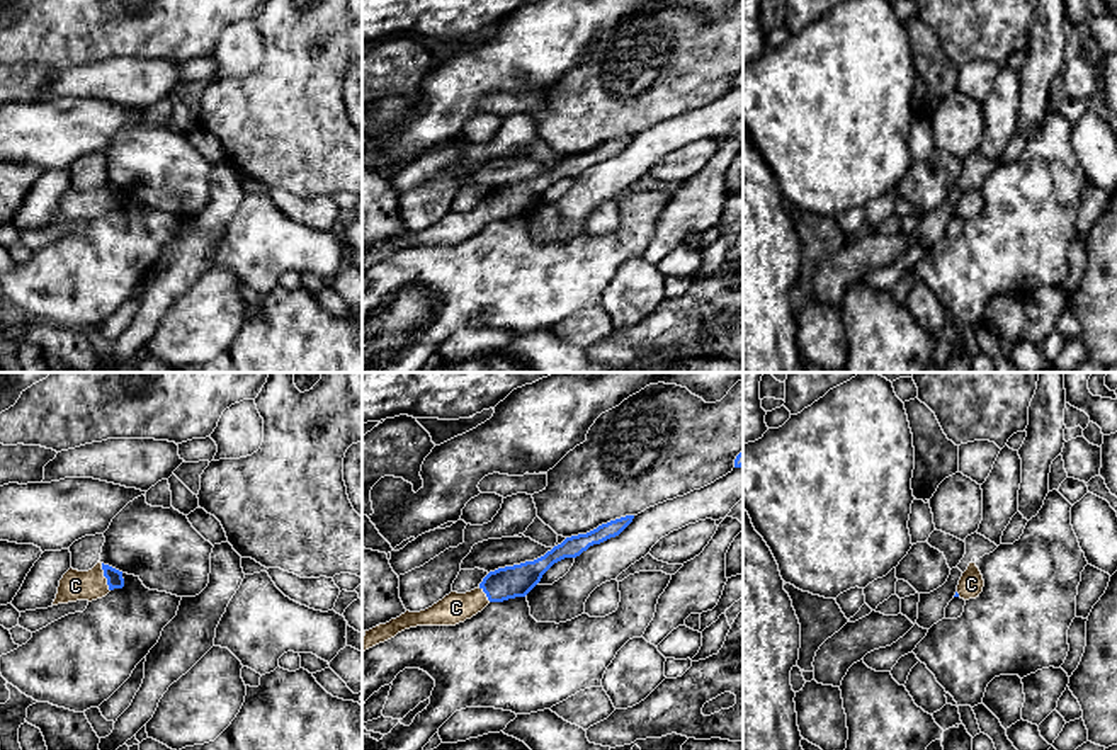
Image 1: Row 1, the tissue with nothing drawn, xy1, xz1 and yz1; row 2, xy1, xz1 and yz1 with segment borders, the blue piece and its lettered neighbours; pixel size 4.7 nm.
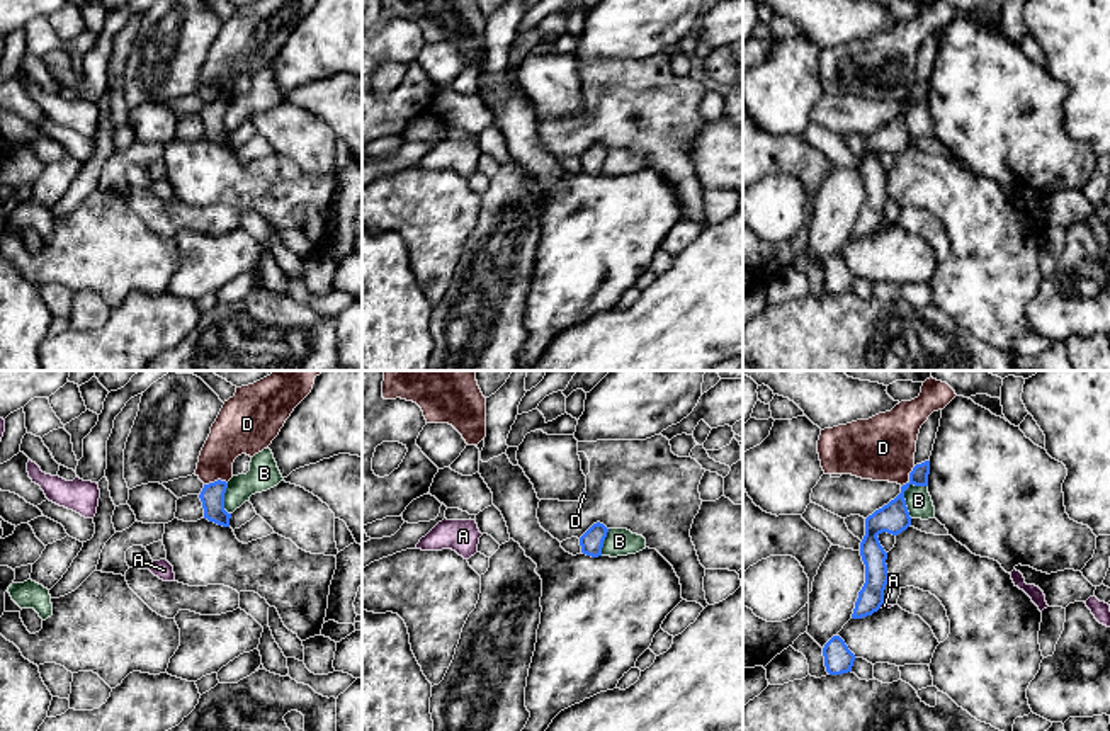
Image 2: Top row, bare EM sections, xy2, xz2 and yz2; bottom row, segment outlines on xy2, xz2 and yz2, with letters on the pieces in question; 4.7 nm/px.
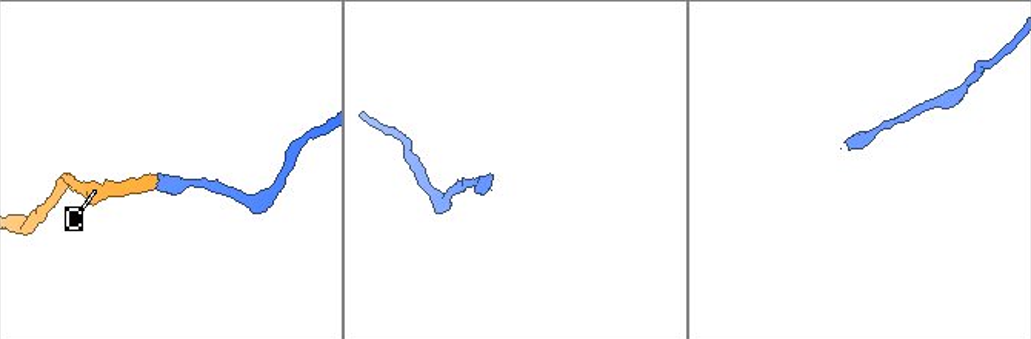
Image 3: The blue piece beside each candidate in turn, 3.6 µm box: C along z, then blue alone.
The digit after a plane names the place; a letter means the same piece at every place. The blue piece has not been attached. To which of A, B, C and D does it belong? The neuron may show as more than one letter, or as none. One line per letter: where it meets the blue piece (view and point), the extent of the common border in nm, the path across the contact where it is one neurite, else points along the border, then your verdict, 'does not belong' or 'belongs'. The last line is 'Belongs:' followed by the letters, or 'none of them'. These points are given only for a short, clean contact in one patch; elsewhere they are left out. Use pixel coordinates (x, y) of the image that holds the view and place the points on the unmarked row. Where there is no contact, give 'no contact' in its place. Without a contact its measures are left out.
A: yz2 (881, 223) | 40 nm | along yz2 (884, 221), (879, 226) | does not belong
B: yz2 (903, 113) | 180 nm | along yz2 (927, 104), (911, 104), (905, 111), (905, 124), (910, 136) | does not belong
C: xy1 (104, 194) | 140 nm | across xy1 (114, 196), (104, 194), (96, 203), (75, 204) | belongs
D: yz2 (910, 96) | 120 nm | along yz2 (915, 85), (901, 106) | does not belong
Belongs: C

